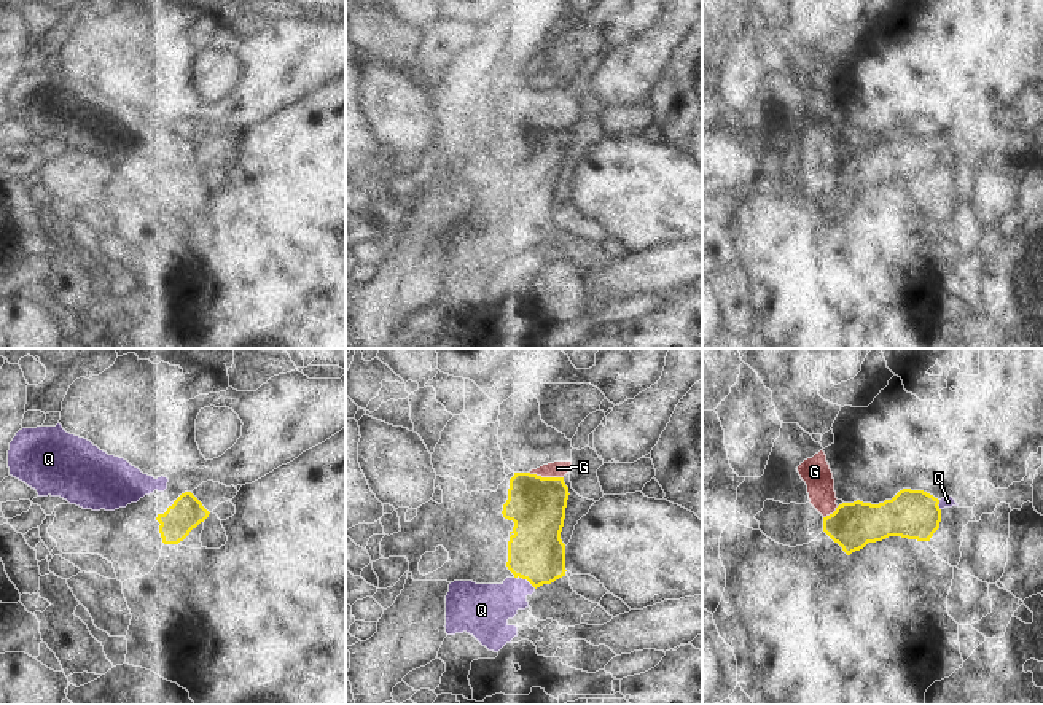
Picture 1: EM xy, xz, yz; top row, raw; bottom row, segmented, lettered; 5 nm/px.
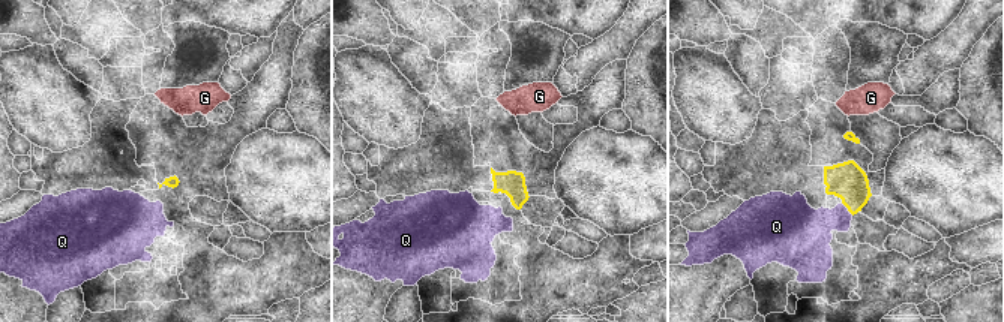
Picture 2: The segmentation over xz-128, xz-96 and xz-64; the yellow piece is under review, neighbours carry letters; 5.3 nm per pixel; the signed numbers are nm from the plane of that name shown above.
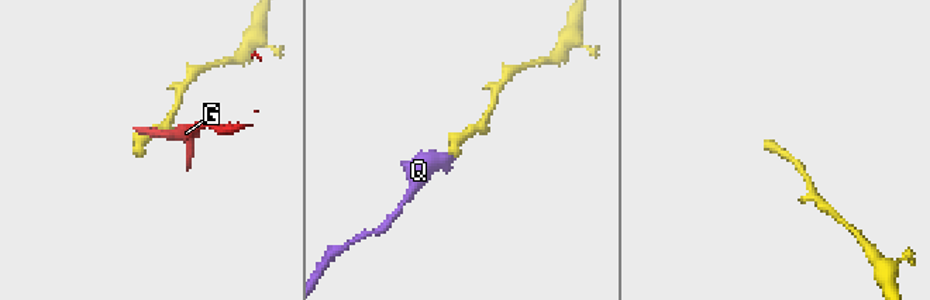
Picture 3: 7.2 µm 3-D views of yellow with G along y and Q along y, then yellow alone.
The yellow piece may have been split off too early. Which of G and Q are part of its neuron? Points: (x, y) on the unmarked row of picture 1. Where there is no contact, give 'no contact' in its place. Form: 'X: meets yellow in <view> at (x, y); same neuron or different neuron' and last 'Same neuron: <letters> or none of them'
G: meets yellow in xz at (546, 121); different neuron
Q: meets yellow in xz at (527, 223); same neuron
Same neuron: Q

